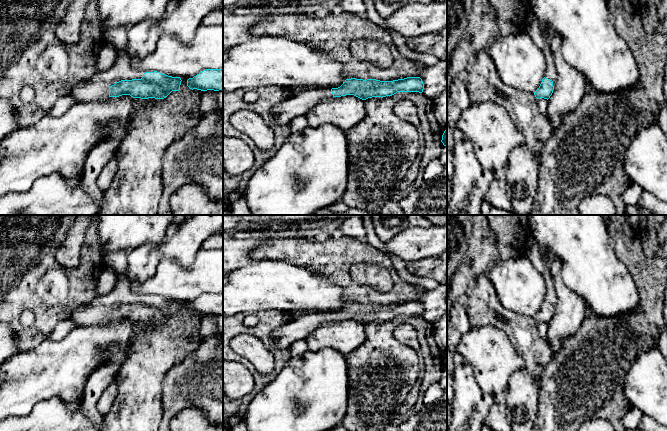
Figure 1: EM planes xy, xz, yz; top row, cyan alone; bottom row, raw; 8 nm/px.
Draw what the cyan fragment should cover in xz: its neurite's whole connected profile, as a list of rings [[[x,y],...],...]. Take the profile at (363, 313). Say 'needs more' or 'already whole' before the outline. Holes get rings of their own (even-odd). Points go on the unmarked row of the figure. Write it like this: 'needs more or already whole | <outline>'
needs more | [[[407,301],[393,305],[376,303],[346,303],[338,312],[310,312],[301,315],[272,332],[272,338],[279,349],[289,348],[295,341],[303,340],[317,328],[332,321],[354,319],[362,324],[372,321],[392,320],[397,316],[419,316],[424,313],[420,301]]]

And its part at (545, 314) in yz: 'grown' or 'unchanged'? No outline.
grown

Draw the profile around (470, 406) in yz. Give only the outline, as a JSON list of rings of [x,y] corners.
[[[471,364],[454,367],[454,398],[451,404],[452,420],[447,431],[481,431],[494,396],[483,392],[475,379]]]

